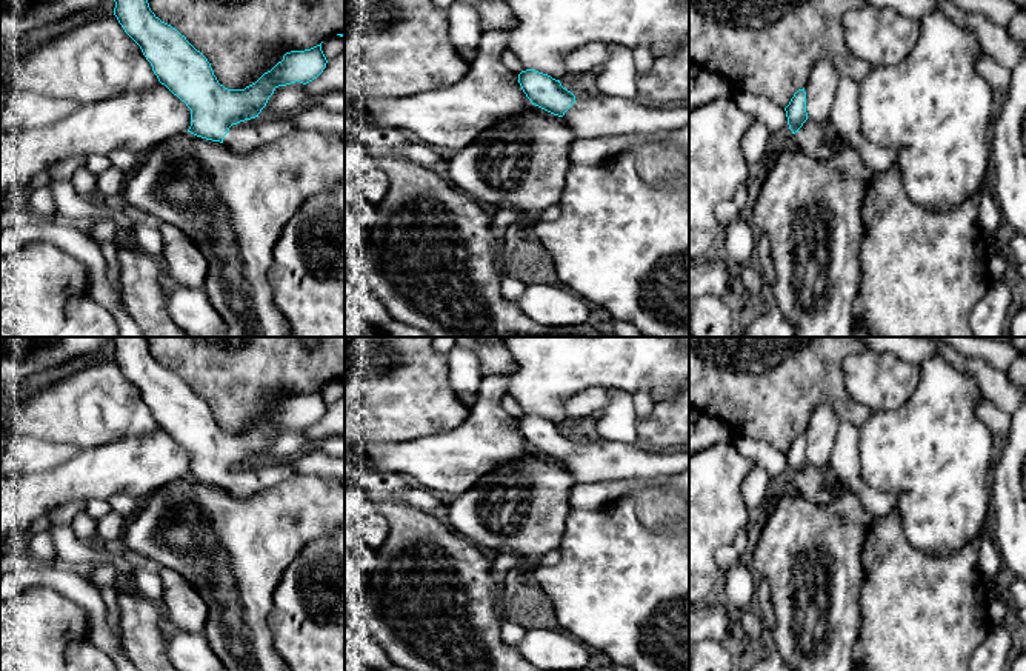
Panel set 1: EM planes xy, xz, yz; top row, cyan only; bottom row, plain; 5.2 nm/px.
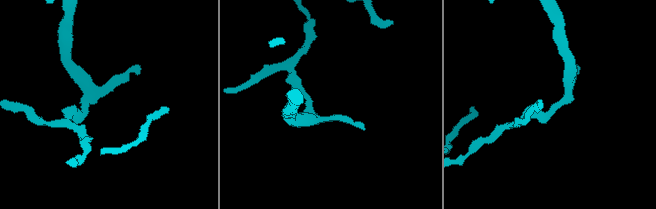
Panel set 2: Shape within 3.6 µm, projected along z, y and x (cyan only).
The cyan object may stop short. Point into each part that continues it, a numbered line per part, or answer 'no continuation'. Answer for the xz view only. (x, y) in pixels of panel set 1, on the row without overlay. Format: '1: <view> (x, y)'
1: xz (600, 460)

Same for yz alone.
1: yz (814, 484)

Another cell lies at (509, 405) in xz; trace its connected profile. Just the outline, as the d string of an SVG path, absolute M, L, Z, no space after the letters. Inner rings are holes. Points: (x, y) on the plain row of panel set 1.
M505 394L500 403L501 403L503 411L515 417L517 420L523 416L520 403L509 394Z

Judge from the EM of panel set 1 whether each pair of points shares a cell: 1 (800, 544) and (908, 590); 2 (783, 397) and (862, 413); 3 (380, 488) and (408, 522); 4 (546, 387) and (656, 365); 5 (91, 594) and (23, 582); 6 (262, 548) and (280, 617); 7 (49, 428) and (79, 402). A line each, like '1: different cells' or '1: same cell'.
1: different cells
2: same cell
3: same cell
4: same cell
5: same cell
6: different cells
7: same cell

